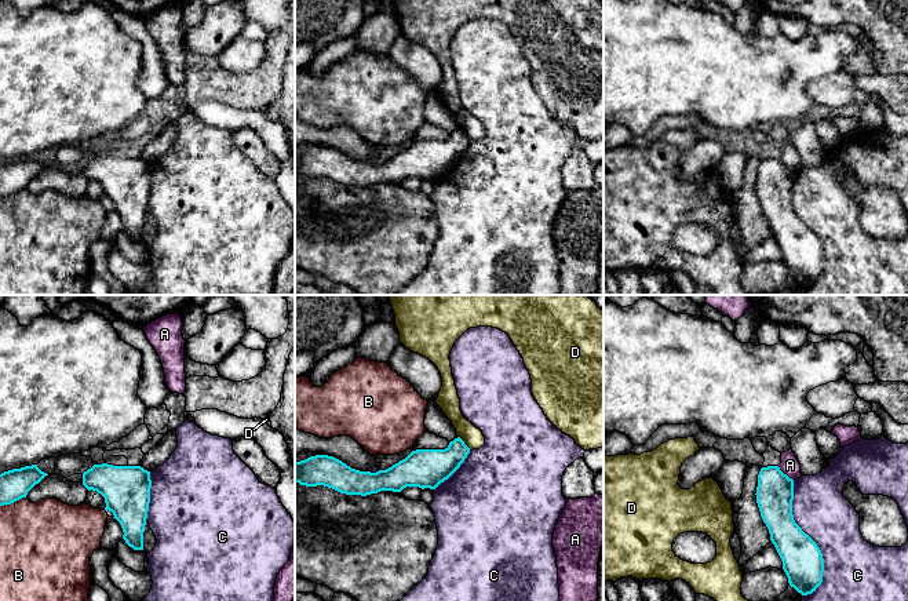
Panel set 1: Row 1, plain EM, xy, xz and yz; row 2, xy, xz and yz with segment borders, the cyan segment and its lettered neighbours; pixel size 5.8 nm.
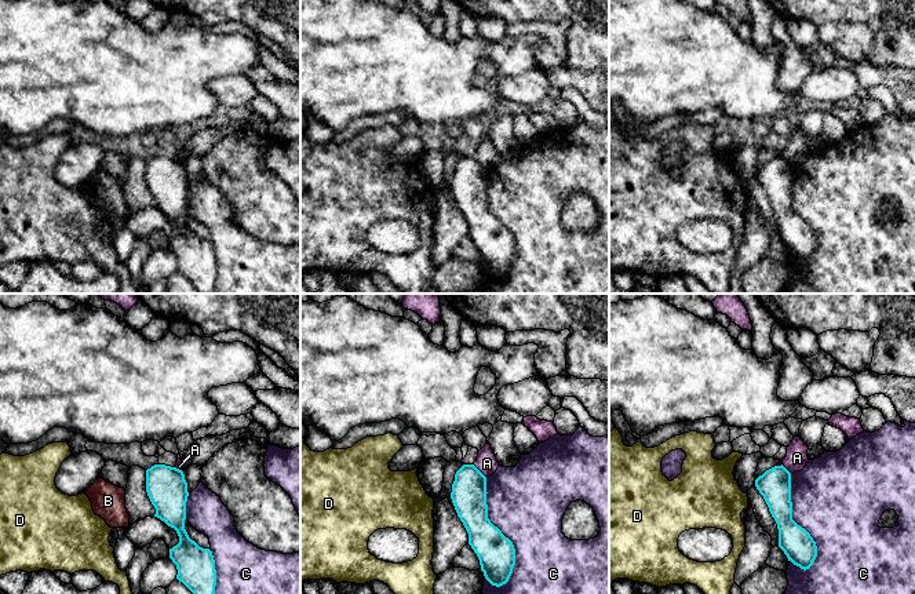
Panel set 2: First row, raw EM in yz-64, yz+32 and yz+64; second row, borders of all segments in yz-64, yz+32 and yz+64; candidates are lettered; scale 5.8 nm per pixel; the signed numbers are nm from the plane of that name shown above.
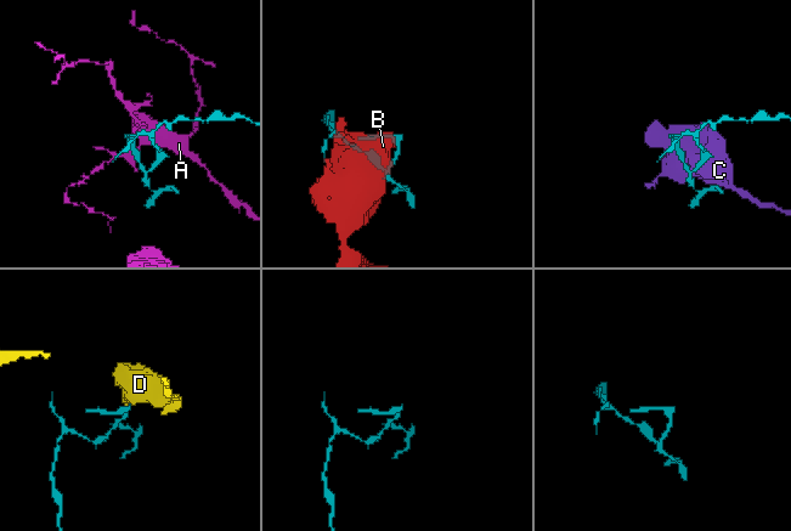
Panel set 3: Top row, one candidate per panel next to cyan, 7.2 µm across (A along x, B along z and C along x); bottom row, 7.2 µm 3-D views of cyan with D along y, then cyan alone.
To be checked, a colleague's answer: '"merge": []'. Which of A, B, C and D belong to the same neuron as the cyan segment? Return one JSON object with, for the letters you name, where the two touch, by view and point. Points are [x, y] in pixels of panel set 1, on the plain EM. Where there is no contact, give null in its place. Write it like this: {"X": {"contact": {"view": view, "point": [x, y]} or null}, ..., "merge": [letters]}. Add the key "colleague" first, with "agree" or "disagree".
{"colleague": "agree", "merge": []}

